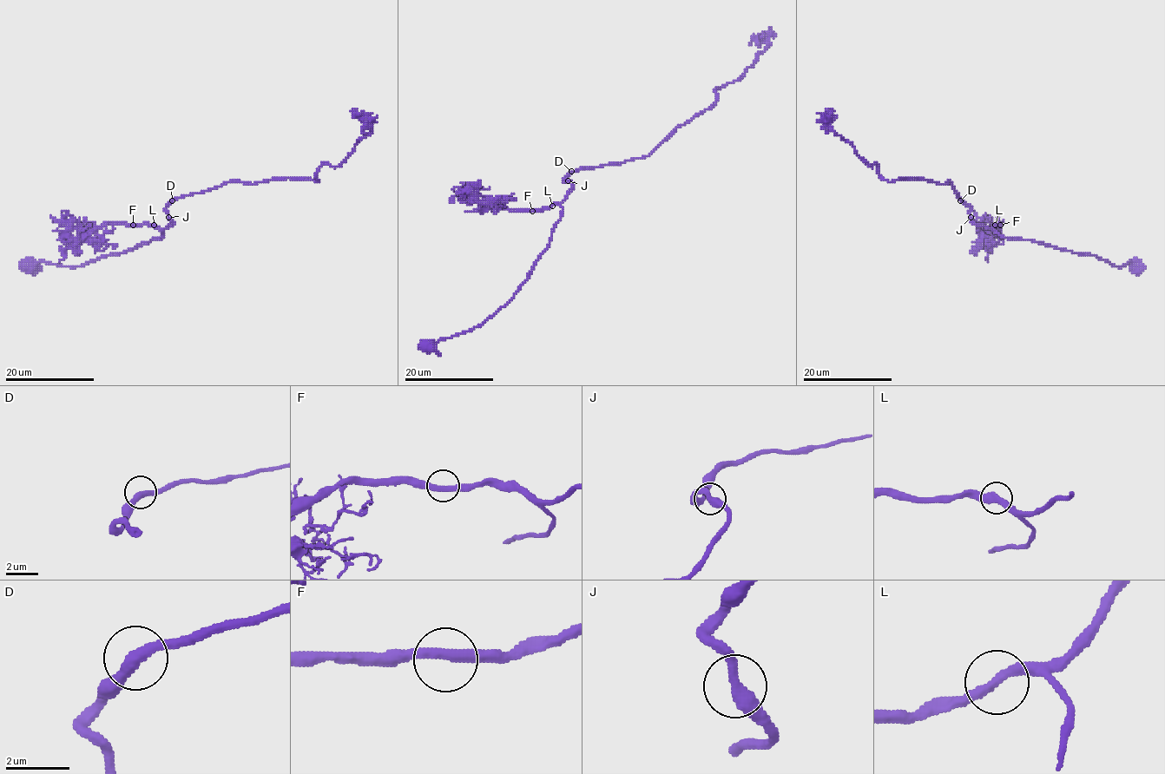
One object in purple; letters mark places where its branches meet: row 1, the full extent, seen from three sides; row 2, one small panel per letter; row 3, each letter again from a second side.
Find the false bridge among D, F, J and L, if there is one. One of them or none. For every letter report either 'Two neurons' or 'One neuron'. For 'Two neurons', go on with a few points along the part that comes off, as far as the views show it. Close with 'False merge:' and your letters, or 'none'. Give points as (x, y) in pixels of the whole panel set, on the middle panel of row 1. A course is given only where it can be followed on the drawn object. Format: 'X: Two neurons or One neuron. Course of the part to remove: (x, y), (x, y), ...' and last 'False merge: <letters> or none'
D: One neuron
F: One neuron
J: One neuron
L: One neuron
False merge: none

